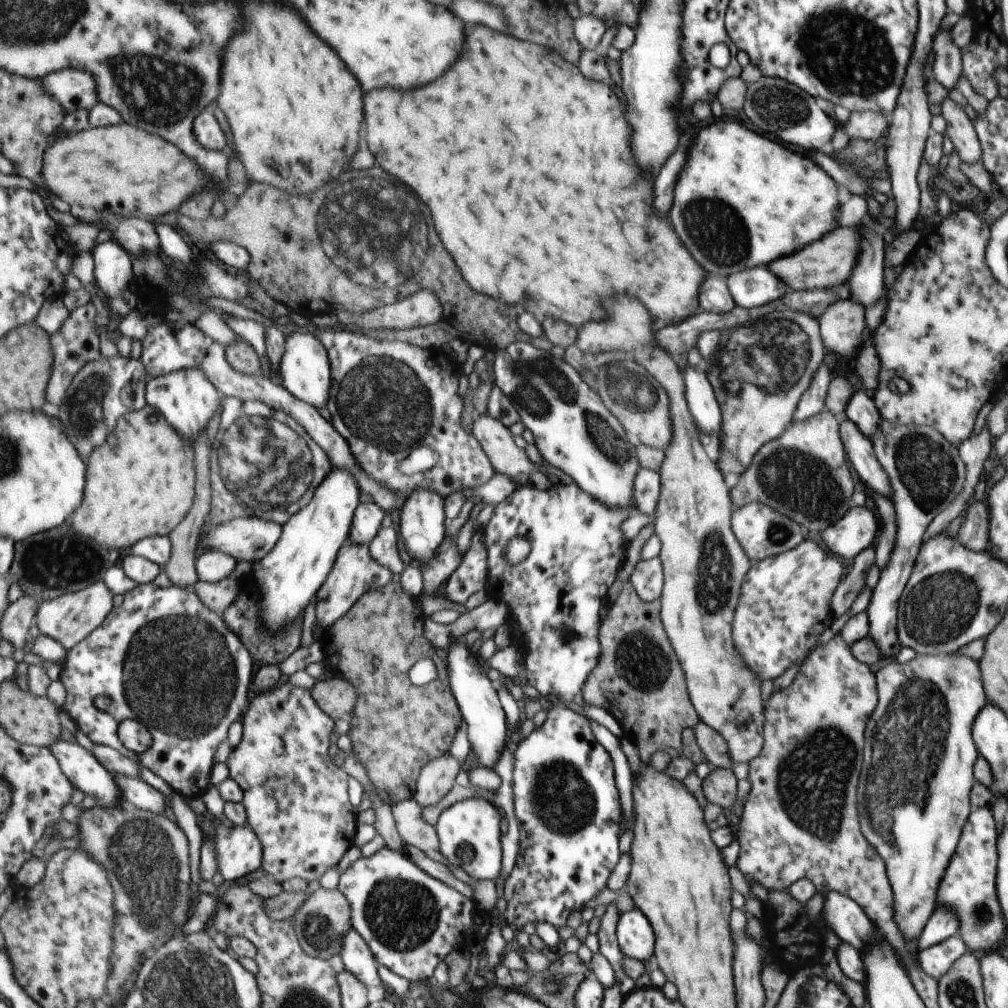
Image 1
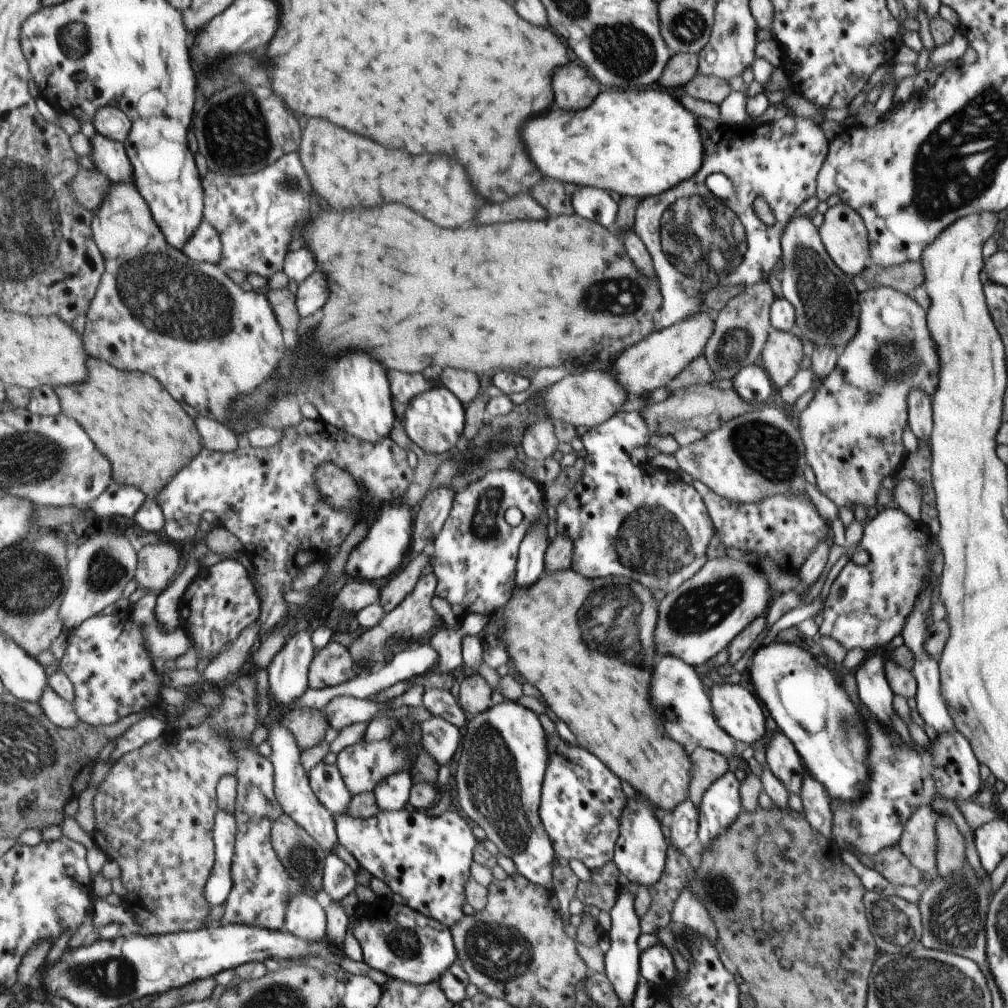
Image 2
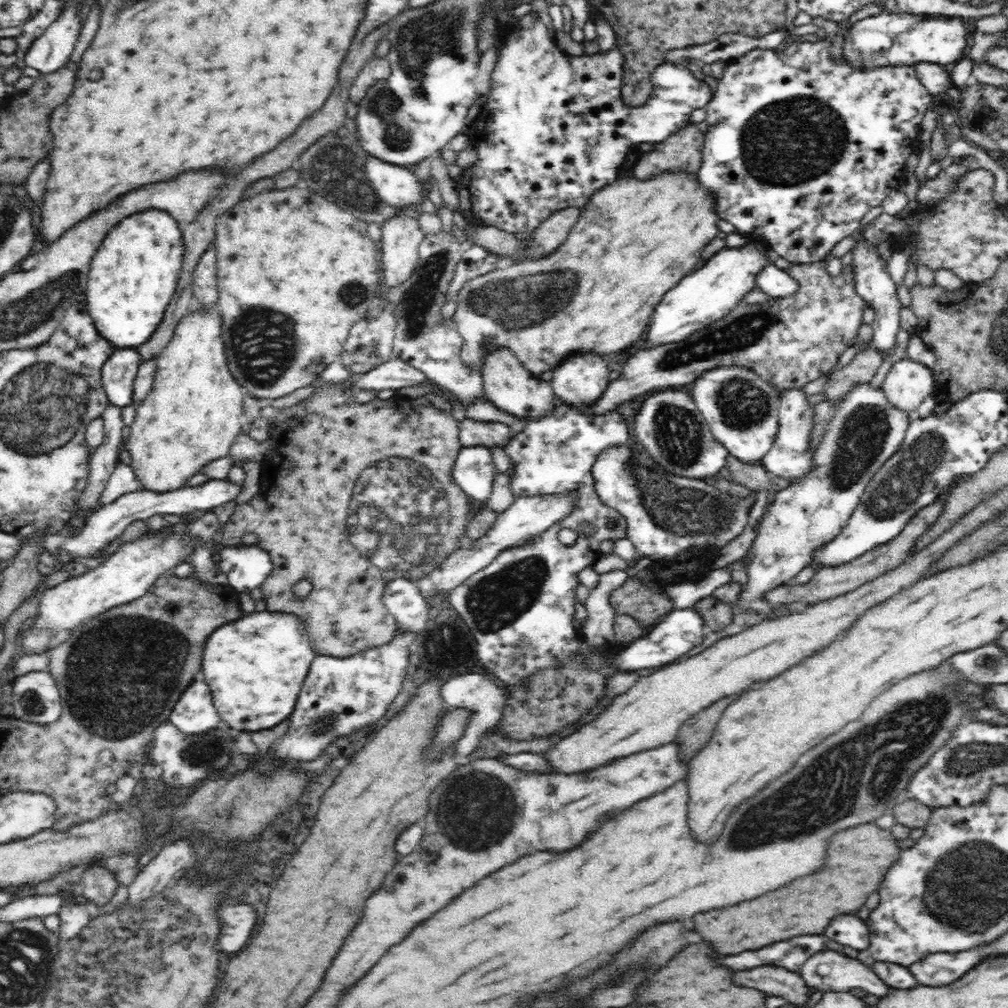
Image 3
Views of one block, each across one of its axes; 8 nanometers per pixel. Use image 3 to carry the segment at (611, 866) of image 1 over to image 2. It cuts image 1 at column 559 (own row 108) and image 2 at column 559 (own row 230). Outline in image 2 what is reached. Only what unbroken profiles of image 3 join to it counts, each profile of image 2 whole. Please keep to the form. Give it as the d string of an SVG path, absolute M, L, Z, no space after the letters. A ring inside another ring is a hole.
M549 735L549 765L546 769L541 790L539 815L544 828L551 835L557 858L568 858L582 862L590 870L602 868L613 860L616 841L619 837L619 818L628 797L622 791L620 778L610 772L610 768L591 751L573 746L559 736Z

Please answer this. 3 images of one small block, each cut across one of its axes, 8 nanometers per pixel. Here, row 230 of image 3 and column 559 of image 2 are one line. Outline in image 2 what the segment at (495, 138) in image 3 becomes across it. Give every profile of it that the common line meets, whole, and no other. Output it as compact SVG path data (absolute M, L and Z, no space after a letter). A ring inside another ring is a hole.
M620 410L602 425L588 429L580 438L586 446L583 475L554 510L552 524L553 534L568 535L573 540L571 568L589 579L626 577L639 582L651 592L678 589L707 564L706 550L716 534L703 495L693 485L684 484L680 478L676 478L676 472L648 474L640 465L635 466L630 461L630 452L634 448L654 442L645 420L638 412Z

